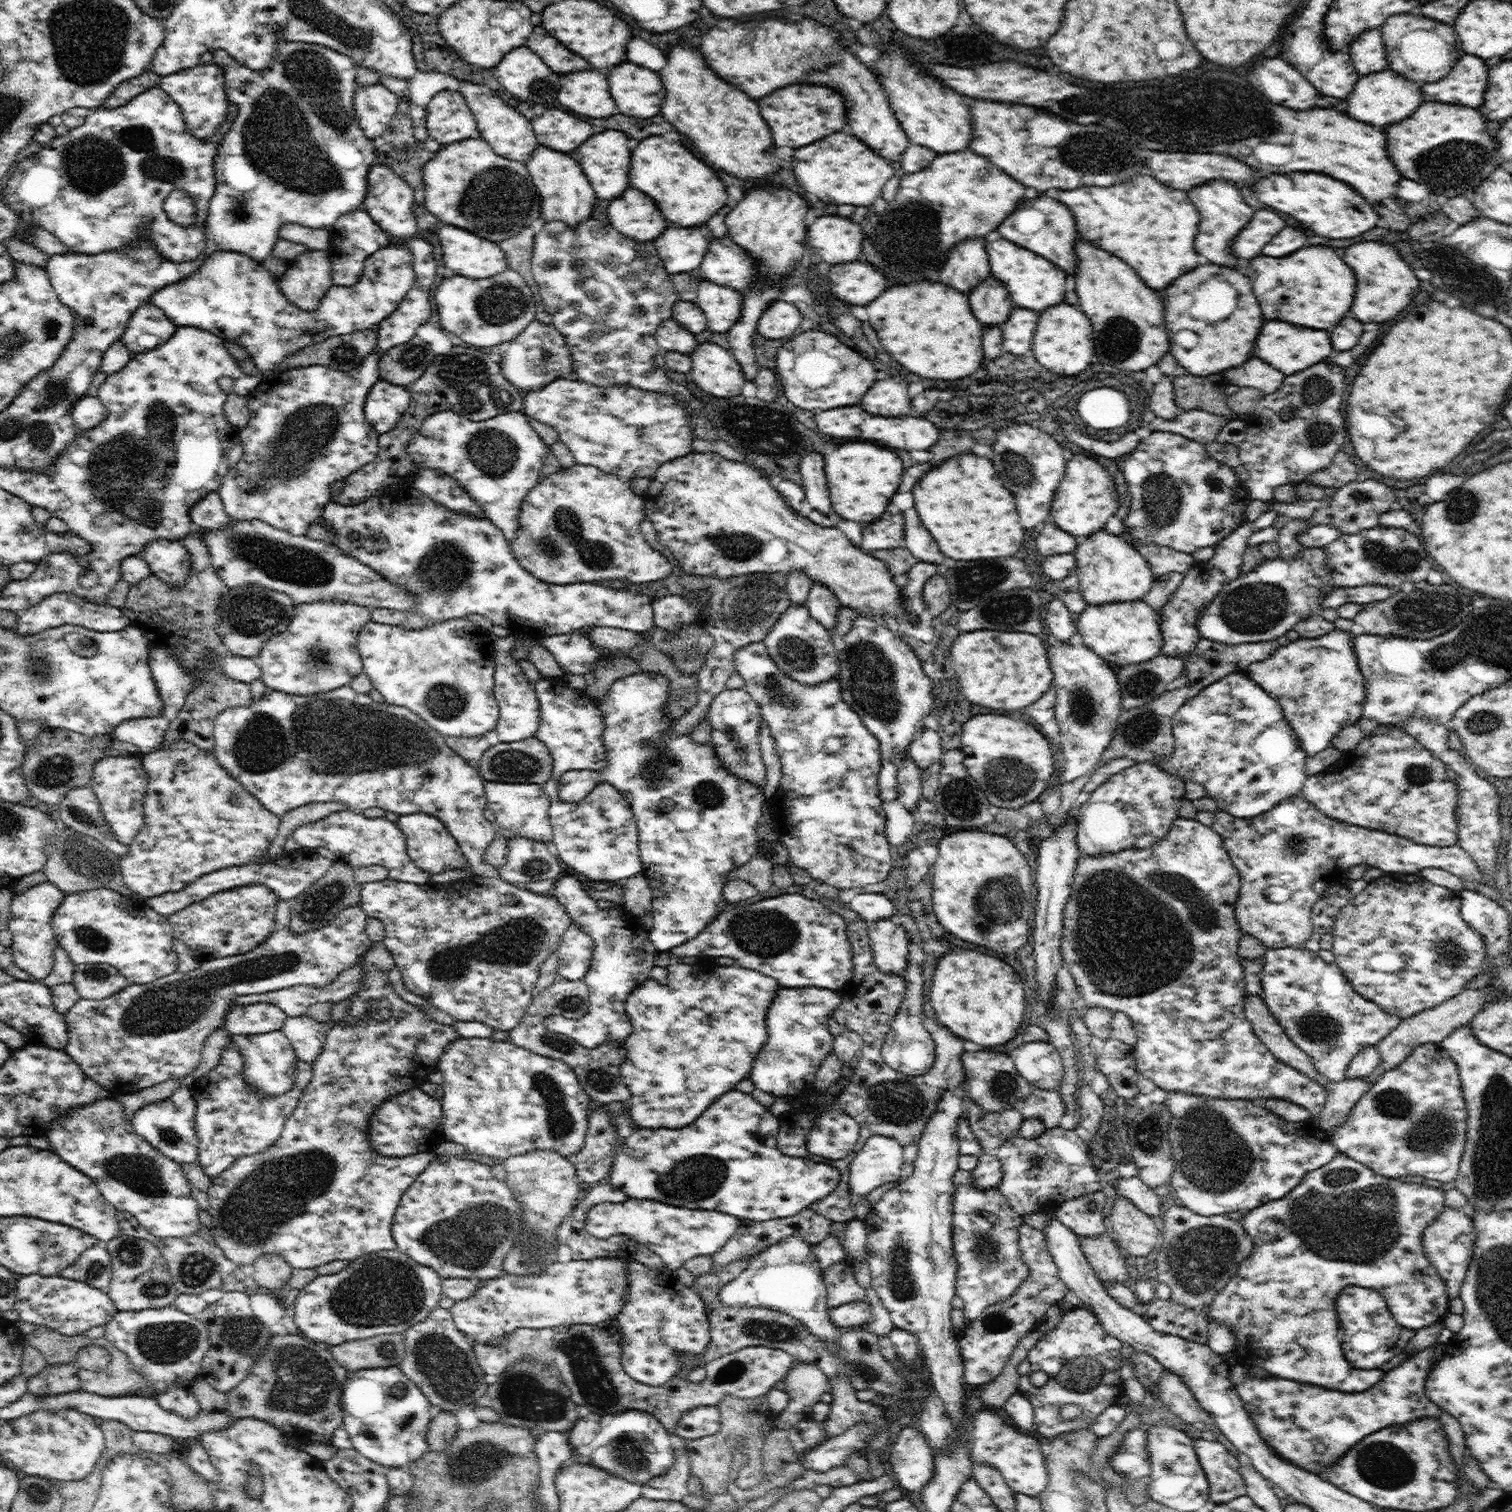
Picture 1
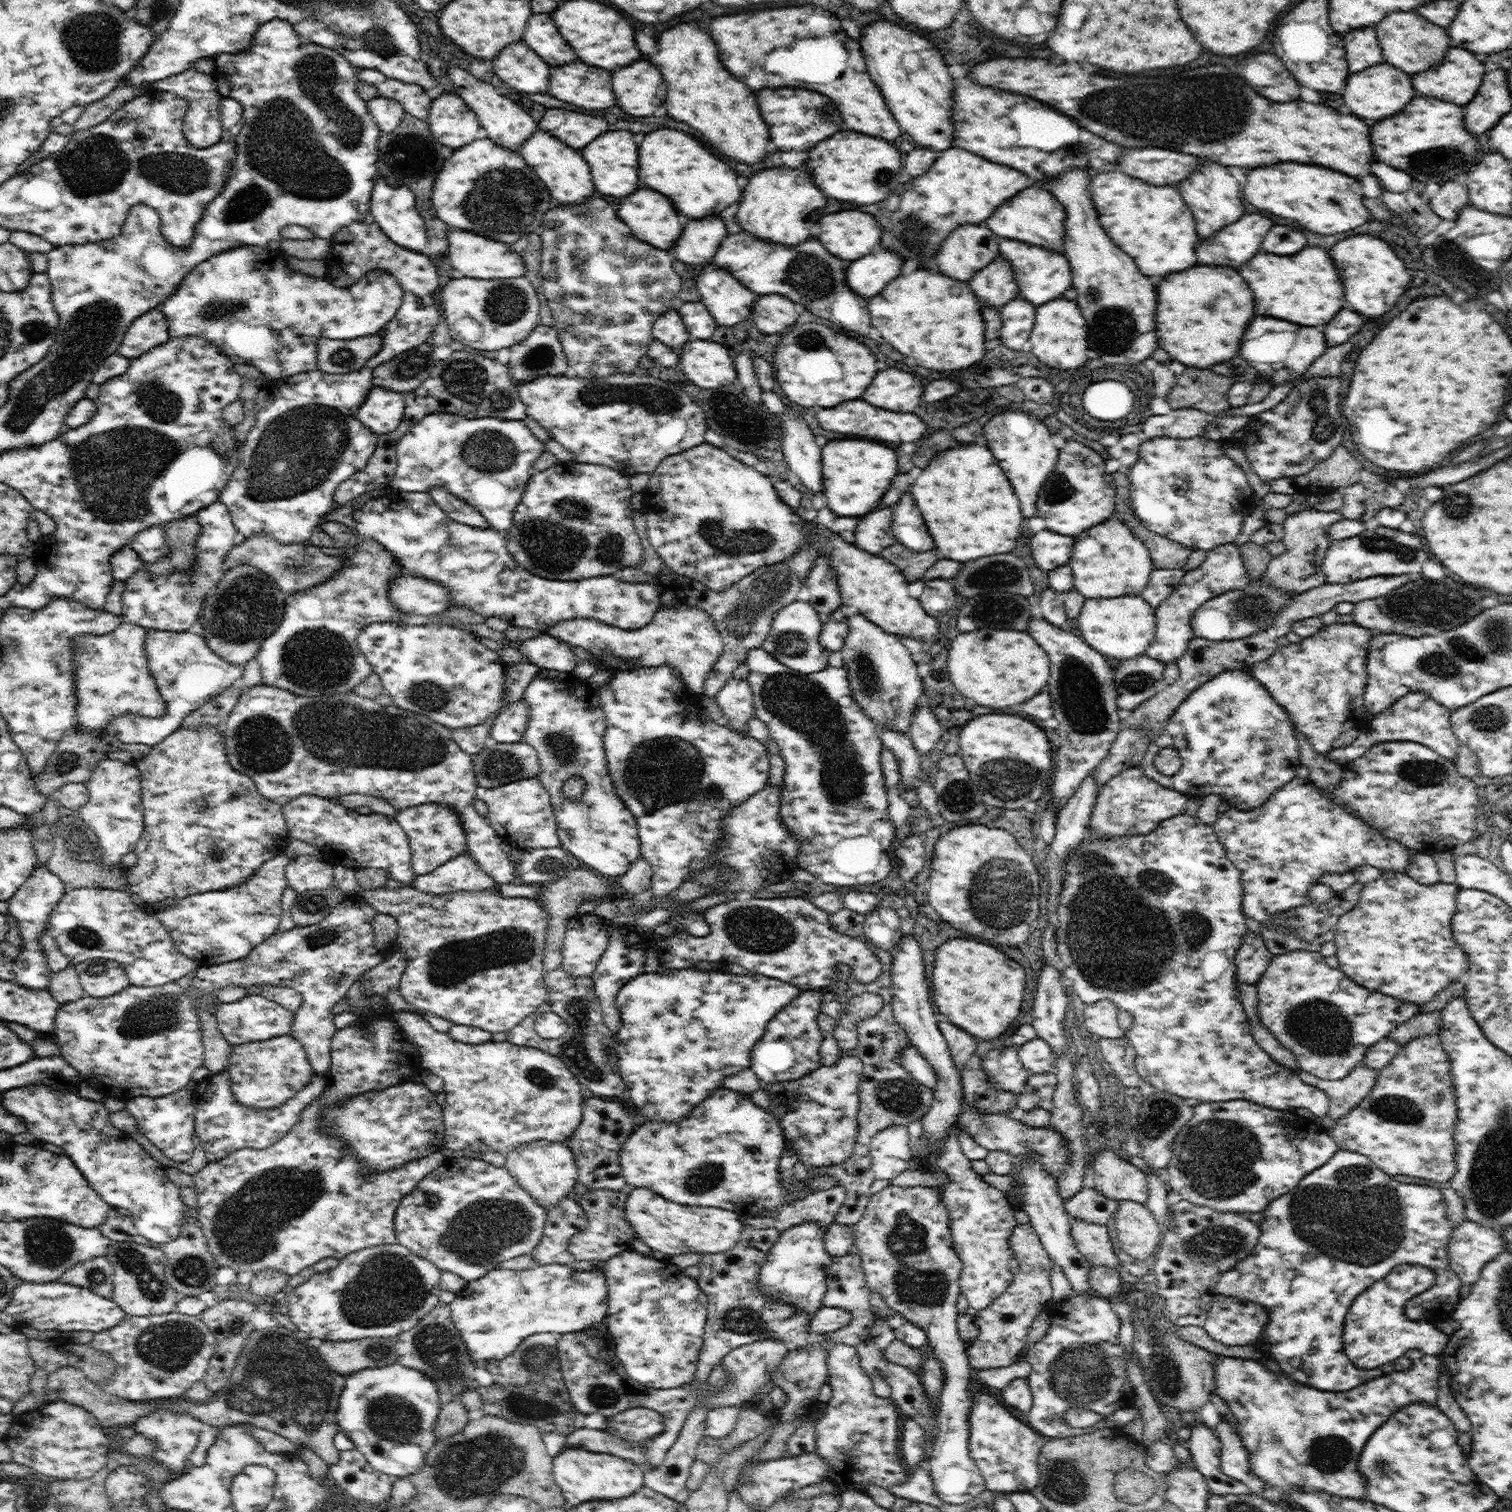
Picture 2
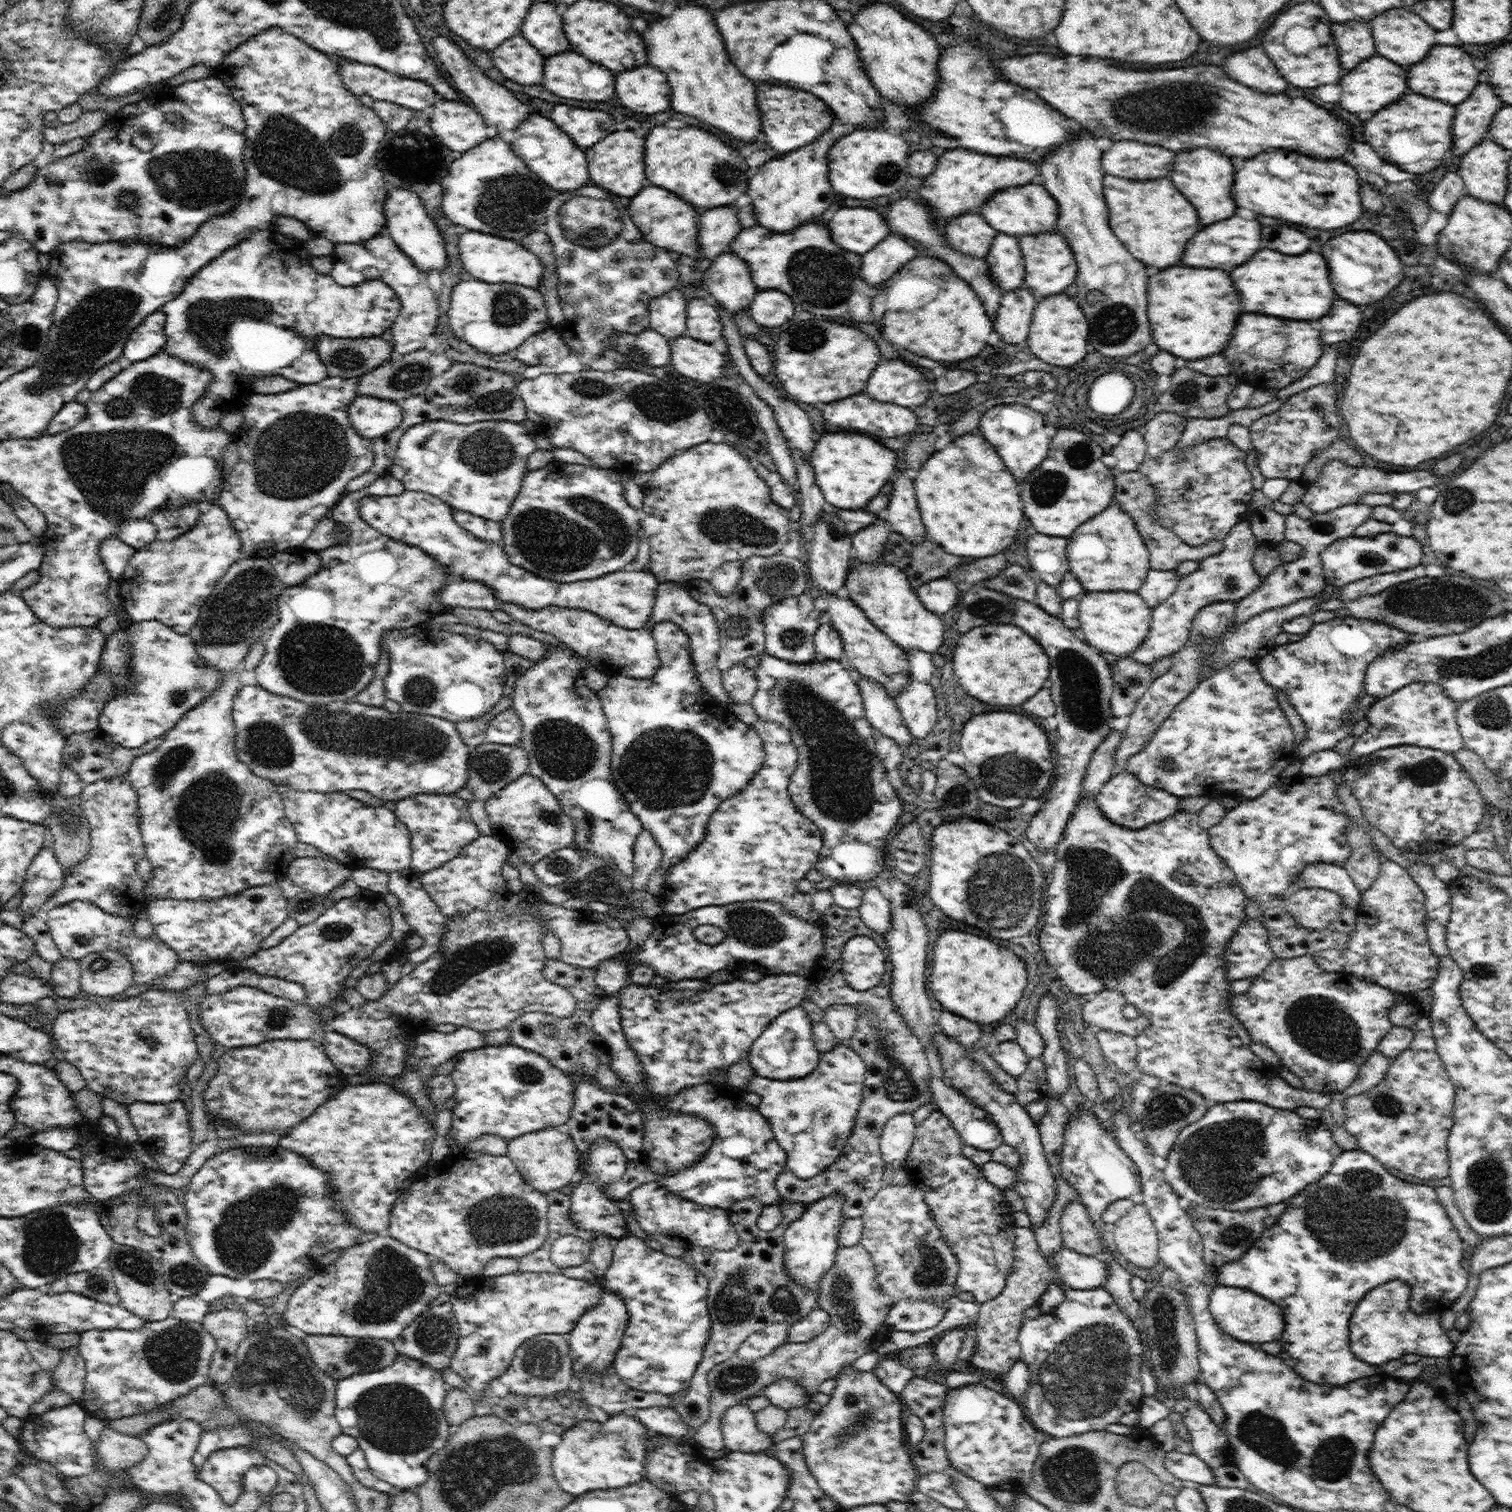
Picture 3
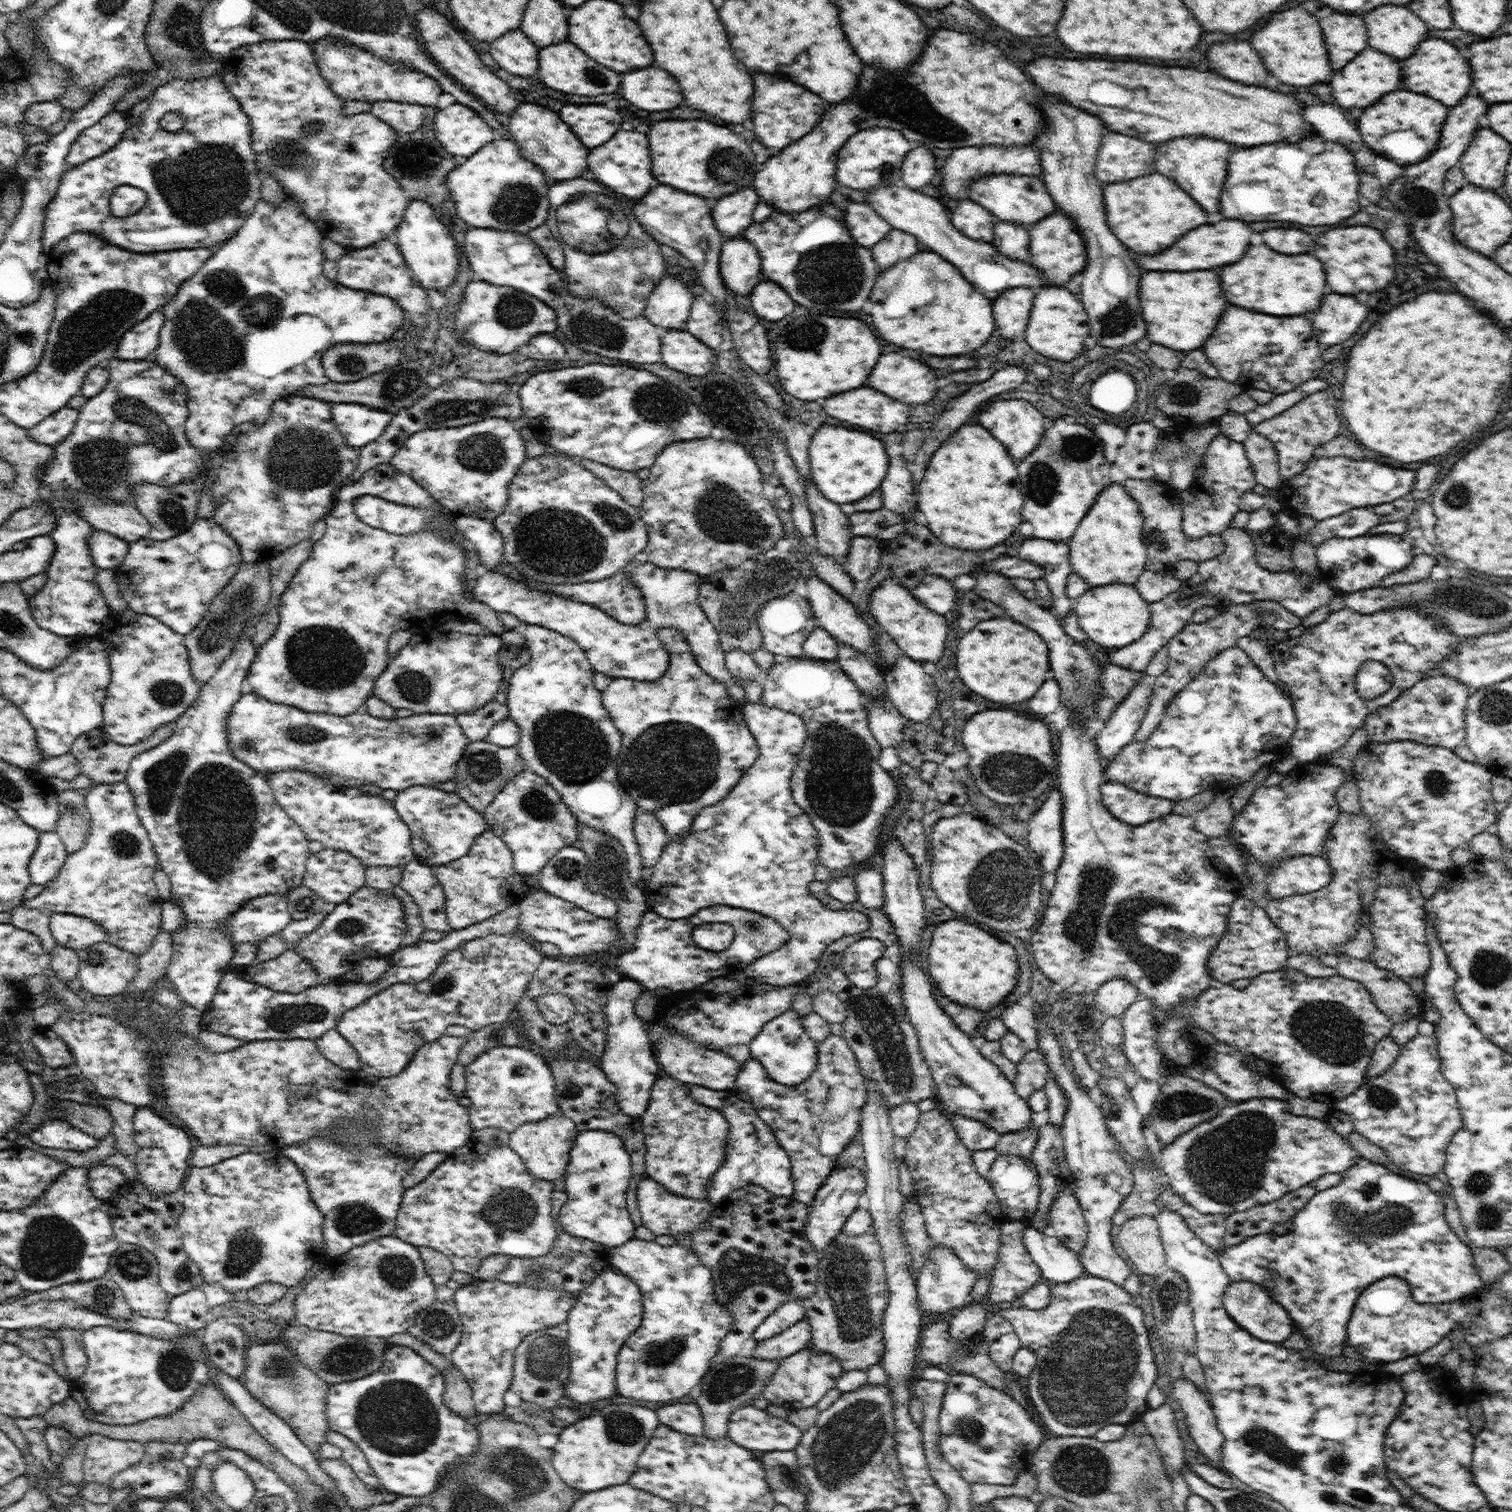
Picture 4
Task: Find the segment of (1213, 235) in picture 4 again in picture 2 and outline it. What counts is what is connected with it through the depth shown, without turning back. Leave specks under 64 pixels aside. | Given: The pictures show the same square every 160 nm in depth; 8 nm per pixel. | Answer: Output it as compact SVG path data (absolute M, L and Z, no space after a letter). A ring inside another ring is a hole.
M1244 214L1240 222L1216 232L1214 238L1202 240L1196 248L1198 264L1240 266L1262 250L1262 240L1272 228L1272 220L1260 214Z

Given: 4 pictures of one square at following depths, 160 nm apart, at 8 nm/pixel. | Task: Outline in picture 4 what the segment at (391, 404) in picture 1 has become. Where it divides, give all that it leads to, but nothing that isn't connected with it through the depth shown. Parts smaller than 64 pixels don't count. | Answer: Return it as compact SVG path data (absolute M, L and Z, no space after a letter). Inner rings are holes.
M332 403L332 421L336 423L338 431L344 435L344 441L356 449L361 449L364 445L376 441L384 434L393 415L384 411L378 411L365 405L356 403Z

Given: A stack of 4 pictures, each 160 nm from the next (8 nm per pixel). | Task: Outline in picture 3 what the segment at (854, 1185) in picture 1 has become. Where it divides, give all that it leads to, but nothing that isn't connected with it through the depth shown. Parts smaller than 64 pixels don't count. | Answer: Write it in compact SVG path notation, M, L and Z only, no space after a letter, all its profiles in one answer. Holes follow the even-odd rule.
M912 1113L897 1114L886 1122L880 1135L880 1156L885 1165L892 1165L893 1172L906 1164L916 1127Z

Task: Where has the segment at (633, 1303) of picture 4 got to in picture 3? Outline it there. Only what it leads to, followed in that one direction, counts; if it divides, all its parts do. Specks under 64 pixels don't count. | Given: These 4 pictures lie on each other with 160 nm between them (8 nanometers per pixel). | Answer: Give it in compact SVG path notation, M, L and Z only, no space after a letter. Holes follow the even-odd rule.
M602 1287L598 1304L582 1314L570 1332L569 1347L573 1352L574 1361L582 1364L586 1371L604 1373L616 1359L628 1321L629 1314L624 1299L619 1297L617 1292Z

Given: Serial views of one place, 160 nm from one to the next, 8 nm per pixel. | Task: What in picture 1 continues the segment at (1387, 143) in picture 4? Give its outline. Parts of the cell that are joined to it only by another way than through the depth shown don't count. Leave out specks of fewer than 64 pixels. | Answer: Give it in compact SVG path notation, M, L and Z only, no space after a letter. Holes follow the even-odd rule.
M1422 102L1414 116L1386 128L1388 158L1404 178L1425 184L1439 197L1450 197L1475 190L1498 168L1496 148L1486 132L1482 114L1468 106L1448 106L1442 102ZM1450 144L1450 148L1434 148Z

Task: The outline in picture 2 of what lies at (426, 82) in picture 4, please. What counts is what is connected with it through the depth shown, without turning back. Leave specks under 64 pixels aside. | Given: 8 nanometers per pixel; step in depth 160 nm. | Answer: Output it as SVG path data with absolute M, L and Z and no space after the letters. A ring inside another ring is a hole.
M359 69L357 75L359 81L373 84L379 96L397 100L411 118L426 120L433 98L421 86L388 78L374 69Z

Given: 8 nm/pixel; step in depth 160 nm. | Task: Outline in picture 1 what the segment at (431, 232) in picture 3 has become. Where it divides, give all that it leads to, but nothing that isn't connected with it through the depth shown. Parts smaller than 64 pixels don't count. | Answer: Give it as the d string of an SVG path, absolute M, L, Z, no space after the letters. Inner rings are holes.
M374 163L368 173L368 191L362 207L372 217L374 222L380 225L392 236L414 237L418 233L416 225L416 215L410 209L414 203L412 188L400 178L396 173L386 165Z

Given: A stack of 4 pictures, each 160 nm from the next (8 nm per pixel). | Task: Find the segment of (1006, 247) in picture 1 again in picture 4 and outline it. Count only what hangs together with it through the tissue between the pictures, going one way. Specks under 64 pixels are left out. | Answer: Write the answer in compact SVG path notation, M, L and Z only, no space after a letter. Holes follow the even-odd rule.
M1054 211L1046 218L1036 222L1029 229L1030 235L1030 262L1037 266L1038 270L1044 272L1046 276L1046 286L1050 284L1060 284L1064 280L1070 280L1076 272L1084 268L1086 262L1086 246L1082 234L1076 230L1074 222L1066 218L1067 214Z

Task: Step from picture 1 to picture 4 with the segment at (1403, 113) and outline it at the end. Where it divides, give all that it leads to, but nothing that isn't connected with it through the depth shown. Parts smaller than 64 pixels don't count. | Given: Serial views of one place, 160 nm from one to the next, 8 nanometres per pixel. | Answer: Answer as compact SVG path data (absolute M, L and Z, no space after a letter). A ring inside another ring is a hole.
M1364 50L1364 54L1356 56L1352 62L1348 62L1348 66L1344 66L1342 72L1338 72L1334 76L1334 80L1330 82L1332 86L1332 94L1336 98L1336 102L1342 108L1366 108L1372 106L1374 102L1378 102L1384 94L1394 92L1400 88L1400 62L1388 54L1382 54L1378 50Z

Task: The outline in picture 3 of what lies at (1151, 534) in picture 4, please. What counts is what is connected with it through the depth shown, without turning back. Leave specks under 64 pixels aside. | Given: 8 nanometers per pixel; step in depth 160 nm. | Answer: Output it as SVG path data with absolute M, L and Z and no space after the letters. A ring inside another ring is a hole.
M1139 471L1128 472L1114 476L1115 478L1115 491L1114 502L1120 505L1120 508L1128 513L1132 520L1135 522L1136 528L1144 540L1148 551L1150 552L1149 563L1152 570L1170 570L1174 571L1175 568L1184 561L1196 560L1203 561L1208 557L1220 554L1223 548L1223 543L1220 540L1210 541L1204 546L1189 546L1186 545L1181 538L1174 534L1172 529L1162 526L1159 521L1159 516L1155 511L1157 506L1157 493L1153 489L1153 484L1144 478L1144 474Z

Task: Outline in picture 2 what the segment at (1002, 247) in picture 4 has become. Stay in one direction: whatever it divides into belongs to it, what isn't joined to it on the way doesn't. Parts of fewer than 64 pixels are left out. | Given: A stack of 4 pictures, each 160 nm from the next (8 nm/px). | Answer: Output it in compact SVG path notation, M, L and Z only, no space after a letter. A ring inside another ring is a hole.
M998 254L988 266L970 278L968 284L982 304L1001 309L1019 296L1016 277L1012 272L1009 260Z

